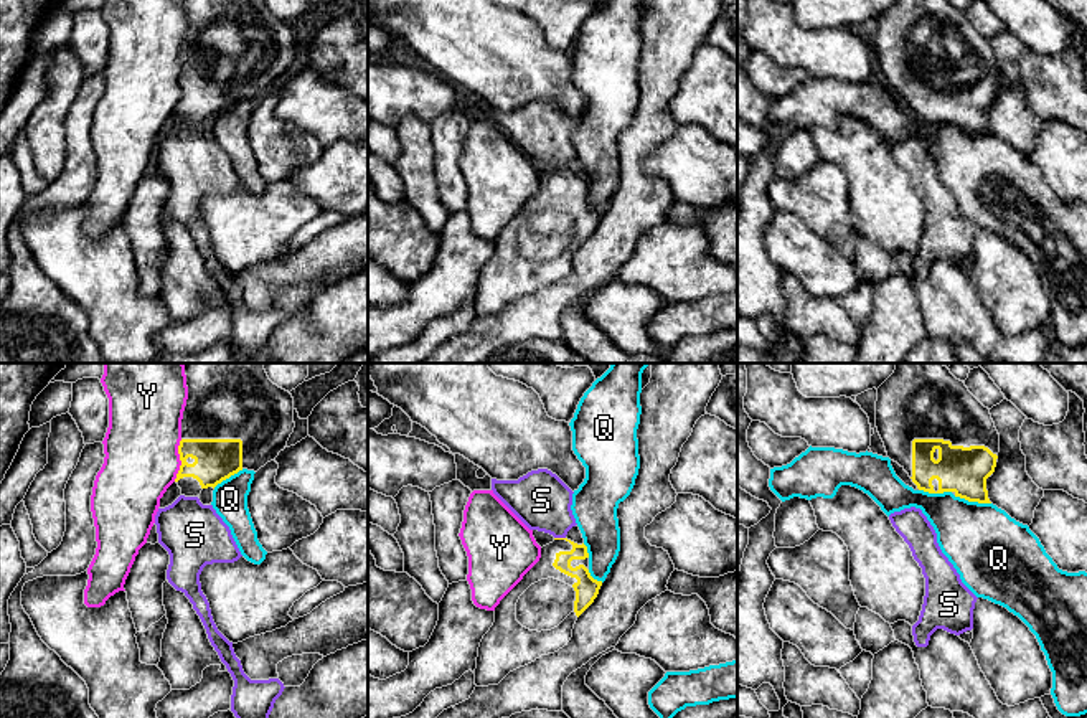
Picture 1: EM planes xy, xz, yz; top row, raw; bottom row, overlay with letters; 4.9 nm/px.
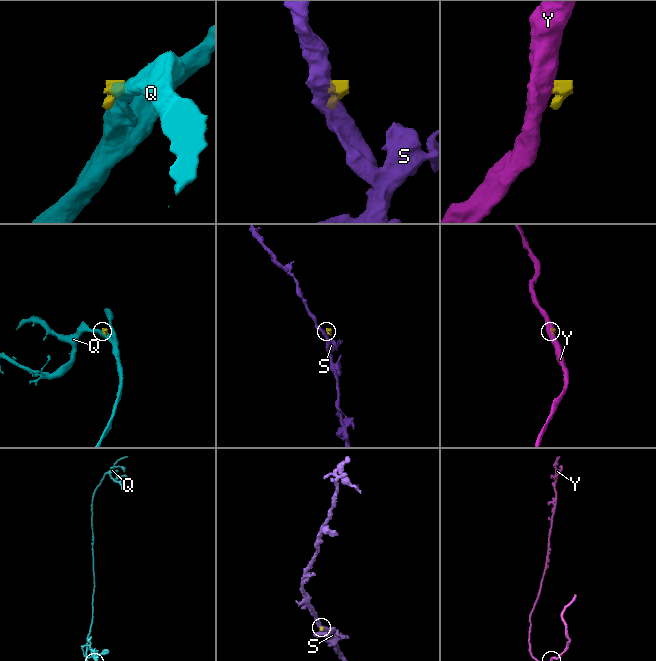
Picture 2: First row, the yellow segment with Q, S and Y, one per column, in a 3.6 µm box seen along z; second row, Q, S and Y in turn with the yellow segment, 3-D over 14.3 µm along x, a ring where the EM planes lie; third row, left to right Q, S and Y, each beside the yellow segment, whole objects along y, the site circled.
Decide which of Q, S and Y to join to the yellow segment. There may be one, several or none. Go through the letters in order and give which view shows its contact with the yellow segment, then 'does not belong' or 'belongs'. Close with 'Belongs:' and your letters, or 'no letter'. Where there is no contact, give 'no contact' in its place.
Q: meets yellow in yz; does not belong
S: meets yellow in xz; does not belong
Y: meets yellow in xy; does not belong
Belongs: no letter

